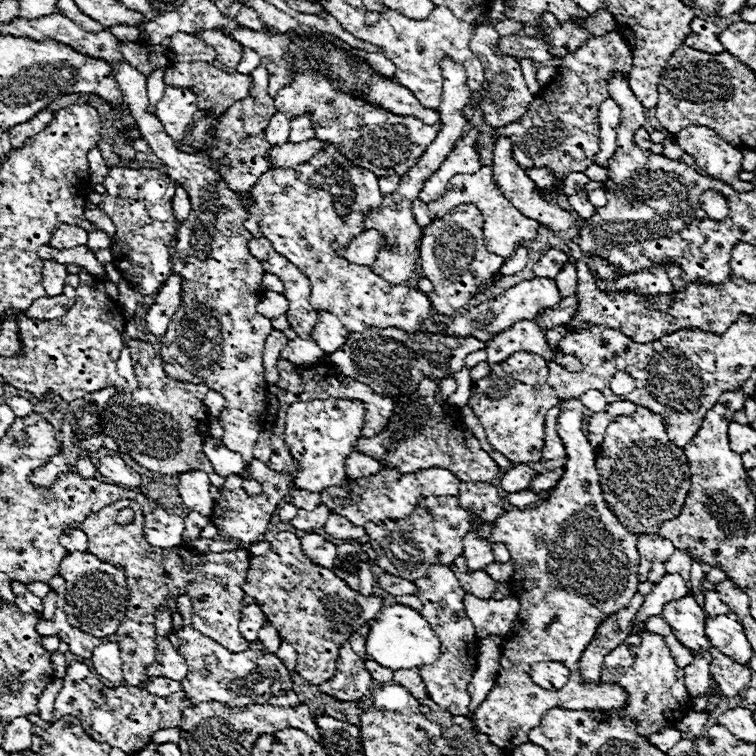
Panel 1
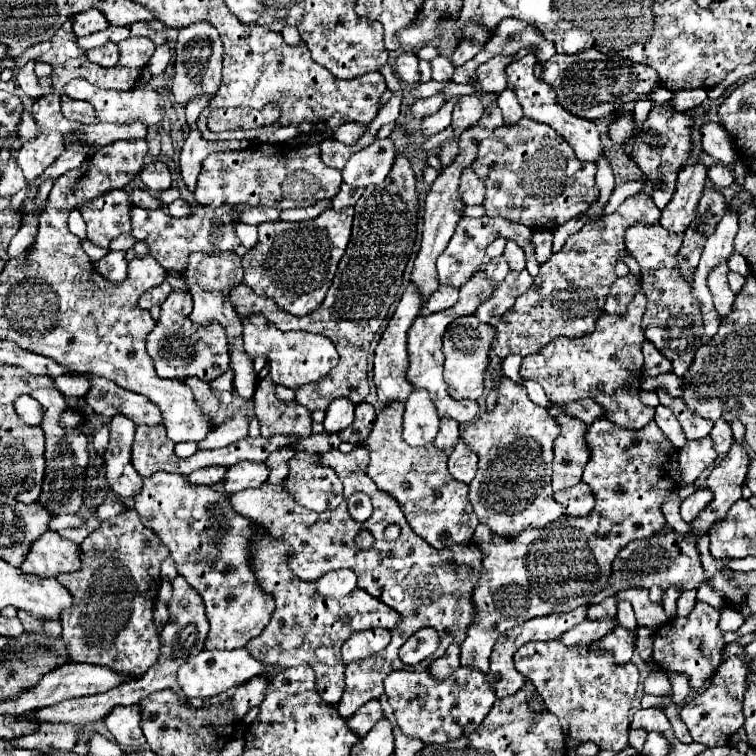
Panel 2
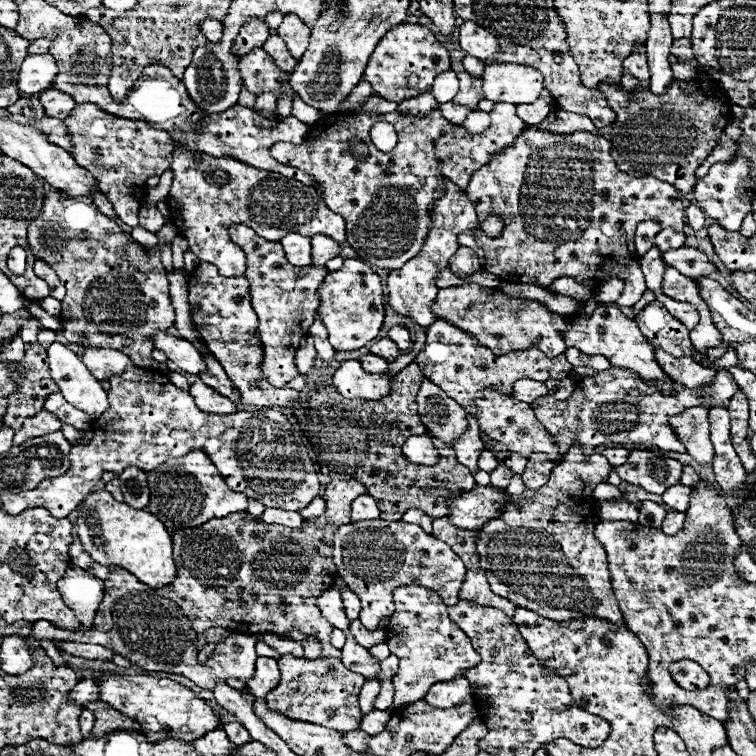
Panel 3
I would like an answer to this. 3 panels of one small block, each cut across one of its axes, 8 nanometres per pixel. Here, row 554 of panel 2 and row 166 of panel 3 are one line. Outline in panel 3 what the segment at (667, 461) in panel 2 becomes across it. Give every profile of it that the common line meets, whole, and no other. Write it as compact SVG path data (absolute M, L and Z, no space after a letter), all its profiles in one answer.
M536 126L524 128L508 148L494 152L490 162L472 174L472 180L466 188L480 222L494 214L504 218L506 226L502 236L488 238L482 230L474 228L458 234L458 244L472 248L478 254L482 270L496 274L502 280L514 280L516 284L536 284L546 288L556 278L568 276L584 286L594 286L594 290L598 290L602 282L618 276L624 280L624 290L614 304L618 308L636 304L646 292L644 274L636 262L636 226L646 218L656 218L660 220L662 228L672 226L674 230L684 230L684 202L680 192L662 180L652 176L634 178L620 172L610 156L610 148L612 144L606 138L586 130L564 136L546 132Z

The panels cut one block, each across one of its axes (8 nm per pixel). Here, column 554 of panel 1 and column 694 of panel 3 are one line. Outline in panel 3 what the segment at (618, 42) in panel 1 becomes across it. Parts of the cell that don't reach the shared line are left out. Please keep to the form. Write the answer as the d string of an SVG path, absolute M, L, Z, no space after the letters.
M698 72L692 80L674 80L668 86L666 94L662 96L656 96L646 88L626 92L622 86L616 86L610 82L598 84L598 90L606 96L608 106L616 112L616 120L600 134L612 142L612 158L618 164L618 168L630 176L654 176L658 180L666 180L680 192L692 192L698 166L718 146L720 136L724 134L724 128L732 120L732 112L730 112L732 106L722 86L712 76Z

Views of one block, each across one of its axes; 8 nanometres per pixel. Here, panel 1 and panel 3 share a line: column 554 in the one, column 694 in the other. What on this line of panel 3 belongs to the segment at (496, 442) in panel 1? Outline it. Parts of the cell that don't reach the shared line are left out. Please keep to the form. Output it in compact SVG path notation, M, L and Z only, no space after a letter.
M612 366L604 372L596 372L594 376L578 380L568 400L560 402L546 394L532 402L536 418L544 424L546 432L552 436L554 444L560 450L556 460L546 462L550 466L546 466L544 484L548 482L552 468L564 460L564 454L570 450L570 444L576 442L580 444L584 456L590 456L592 450L602 444L630 444L630 442L656 446L664 452L686 452L686 448L682 448L682 442L676 440L672 428L668 426L668 416L682 414L686 408L694 404L708 404L710 408L714 404L730 404L730 396L738 392L738 384L734 384L734 378L726 370L716 374L714 384L708 386L702 392L702 396L698 396L694 390L682 388L680 384L674 384L674 388L676 388L674 396L662 396L658 390L654 390L652 384L638 380L634 372Z

